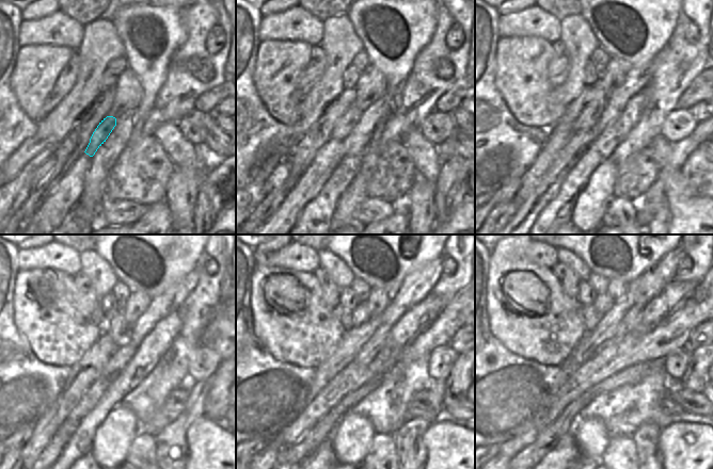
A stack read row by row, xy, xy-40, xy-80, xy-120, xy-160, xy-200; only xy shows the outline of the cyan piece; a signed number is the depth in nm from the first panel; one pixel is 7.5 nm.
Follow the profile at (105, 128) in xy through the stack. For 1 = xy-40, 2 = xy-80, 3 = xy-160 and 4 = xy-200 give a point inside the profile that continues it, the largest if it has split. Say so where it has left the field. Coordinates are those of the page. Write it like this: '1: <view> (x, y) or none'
1: xy-40 (344, 127)
2: xy-80 (590, 116)
3: xy-160 (360, 314)
4: xy-200 (603, 303)

